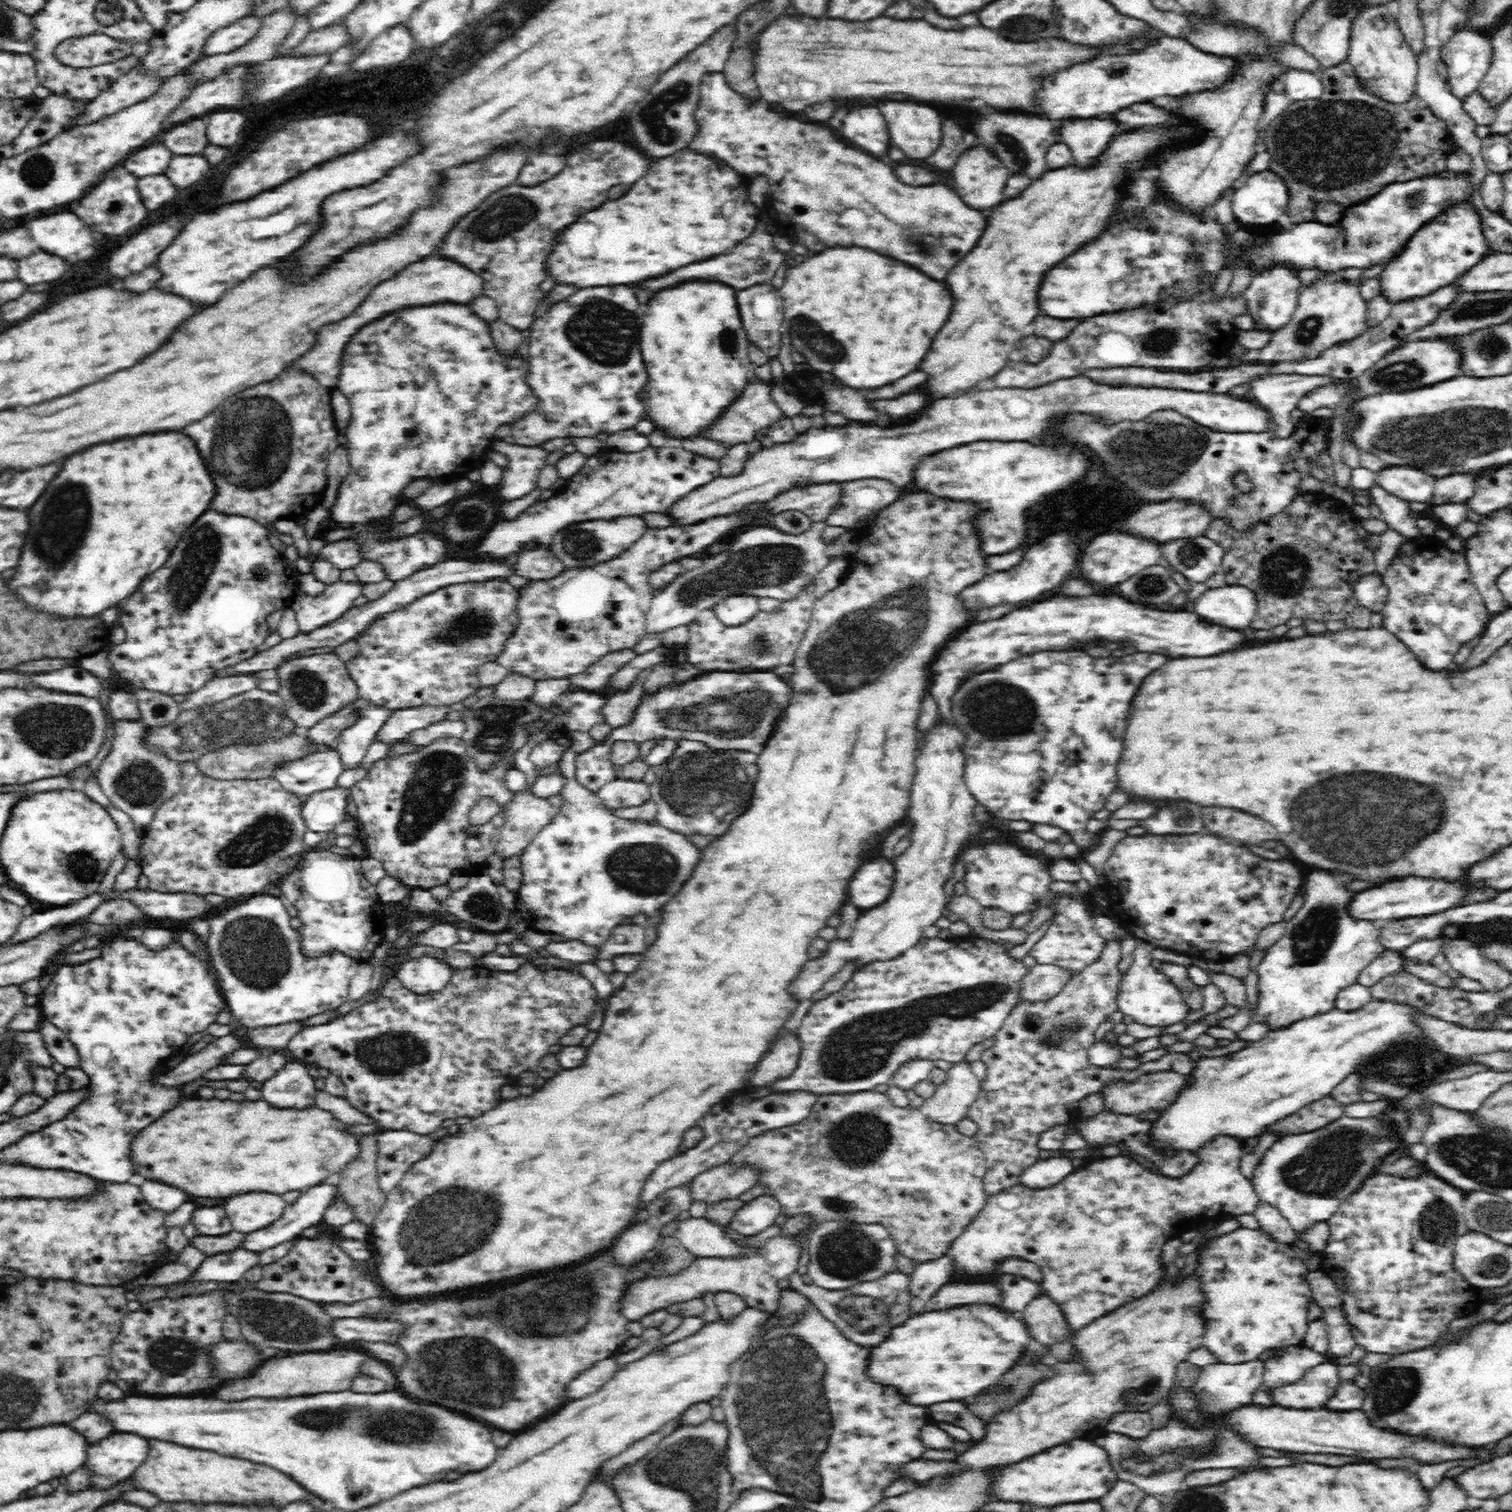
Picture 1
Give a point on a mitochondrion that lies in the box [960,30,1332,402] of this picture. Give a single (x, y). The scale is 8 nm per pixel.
(1020, 159)

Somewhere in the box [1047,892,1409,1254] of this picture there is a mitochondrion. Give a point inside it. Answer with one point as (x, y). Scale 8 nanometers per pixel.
(1324, 1168)

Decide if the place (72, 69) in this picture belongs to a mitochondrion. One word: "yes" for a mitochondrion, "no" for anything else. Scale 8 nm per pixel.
no

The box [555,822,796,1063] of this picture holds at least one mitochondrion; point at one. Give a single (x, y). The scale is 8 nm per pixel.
(645, 869)

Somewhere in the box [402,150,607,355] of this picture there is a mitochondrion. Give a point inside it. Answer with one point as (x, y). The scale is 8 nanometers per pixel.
(507, 215)

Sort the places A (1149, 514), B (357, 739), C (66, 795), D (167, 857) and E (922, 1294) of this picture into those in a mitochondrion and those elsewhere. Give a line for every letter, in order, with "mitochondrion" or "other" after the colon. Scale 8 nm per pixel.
A: other
B: other
C: other
D: other
E: other

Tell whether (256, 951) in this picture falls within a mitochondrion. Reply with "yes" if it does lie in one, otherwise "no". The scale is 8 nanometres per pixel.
yes

